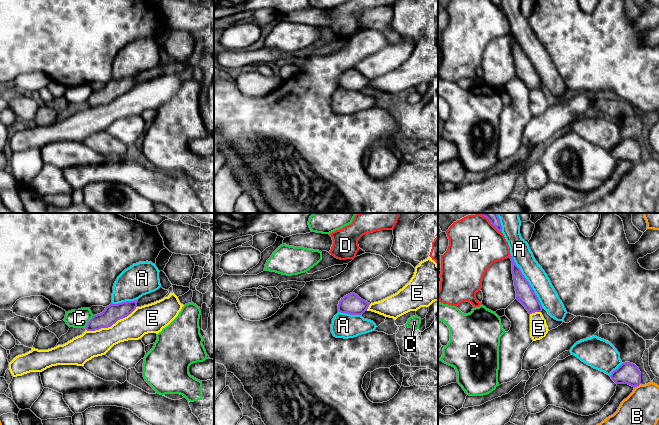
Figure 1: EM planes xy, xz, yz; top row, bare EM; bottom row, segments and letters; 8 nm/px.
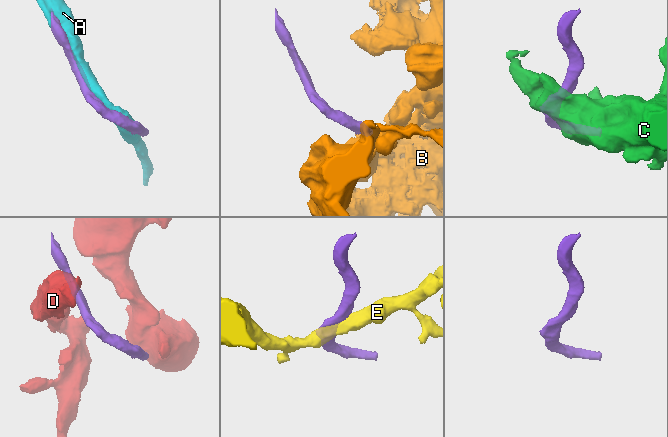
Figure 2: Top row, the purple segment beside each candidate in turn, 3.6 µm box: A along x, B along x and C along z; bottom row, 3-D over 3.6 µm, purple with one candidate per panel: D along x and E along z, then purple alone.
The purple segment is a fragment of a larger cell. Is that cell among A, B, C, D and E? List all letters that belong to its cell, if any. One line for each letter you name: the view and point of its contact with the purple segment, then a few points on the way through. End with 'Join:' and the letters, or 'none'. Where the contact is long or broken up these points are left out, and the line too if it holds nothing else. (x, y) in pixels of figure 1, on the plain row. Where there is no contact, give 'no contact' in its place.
A: meets purple in yz at (527, 57)
Join: A

